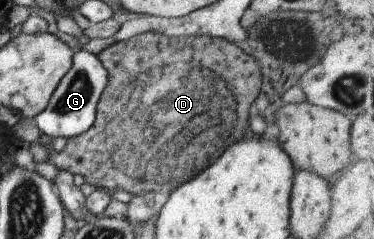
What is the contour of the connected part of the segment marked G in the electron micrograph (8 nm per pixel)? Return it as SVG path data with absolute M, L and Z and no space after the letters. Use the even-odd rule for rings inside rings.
M75 49L71 60L70 69L60 78L46 107L33 117L39 133L52 137L52 139L64 137L69 140L71 137L83 134L92 125L98 97L108 81L108 73L98 61L97 55Z

